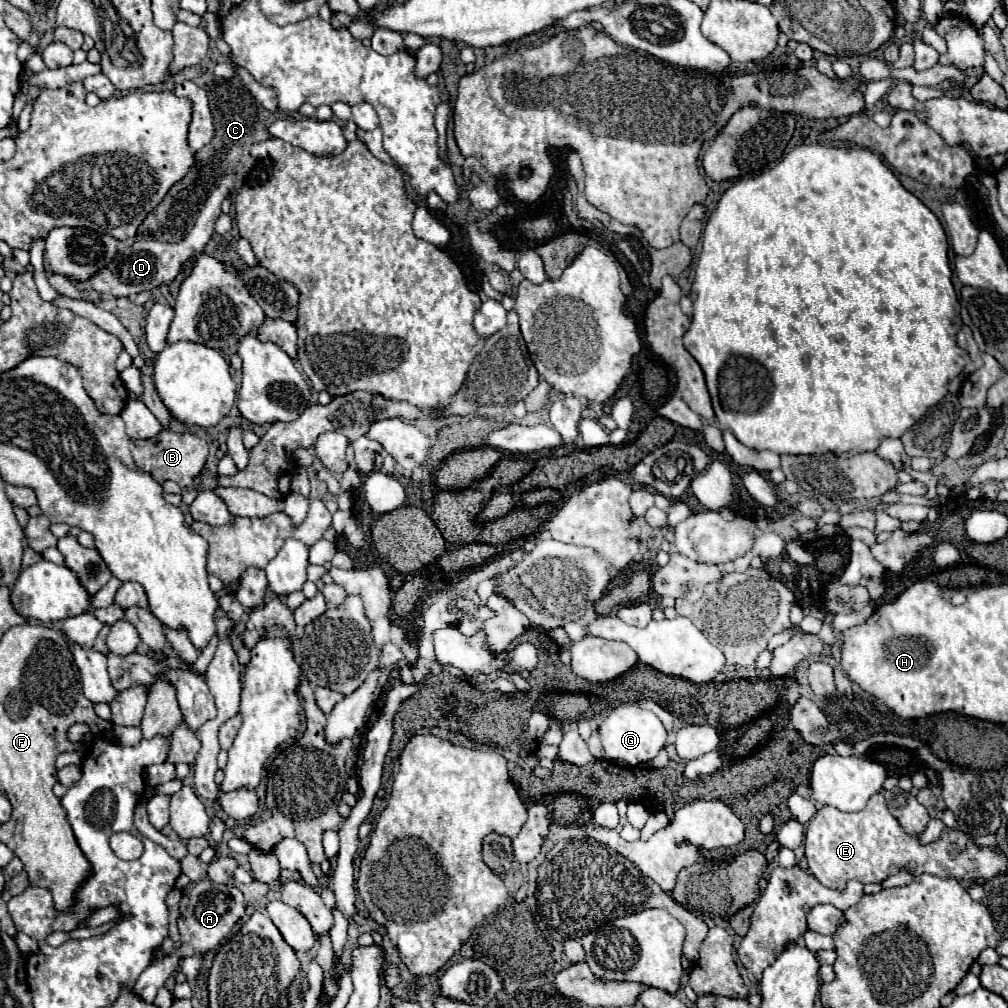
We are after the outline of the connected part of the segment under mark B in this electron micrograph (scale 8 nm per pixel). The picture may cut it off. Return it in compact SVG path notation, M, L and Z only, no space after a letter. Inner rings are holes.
M163 429L153 439L131 441L131 453L133 453L135 465L139 469L143 469L145 473L149 473L157 483L165 483L171 479L171 481L179 483L183 489L191 489L195 483L195 477L199 477L199 473L205 465L209 449L207 449L207 443L193 433L175 433L175 431Z

